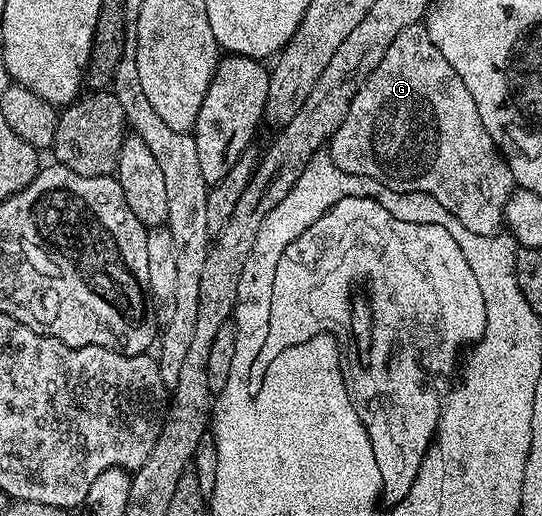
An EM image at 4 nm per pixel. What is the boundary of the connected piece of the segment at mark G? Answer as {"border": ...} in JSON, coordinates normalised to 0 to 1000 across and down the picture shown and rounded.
{"border":[[[786,47],[756,48],[725,76],[710,114],[696,122],[688,145],[659,176],[629,246],[611,264],[607,287],[618,295],[618,312],[633,328],[655,328],[655,335],[685,335],[685,343],[707,343],[721,359],[744,359],[744,366],[788,366],[803,374],[810,390],[839,397],[839,413],[884,444],[878,455],[906,452],[913,436],[932,436],[935,390],[954,360],[935,310],[921,295],[921,283],[910,277],[865,169],[851,161],[851,145],[828,130],[828,114],[806,99],[799,76],[792,76]]]}

